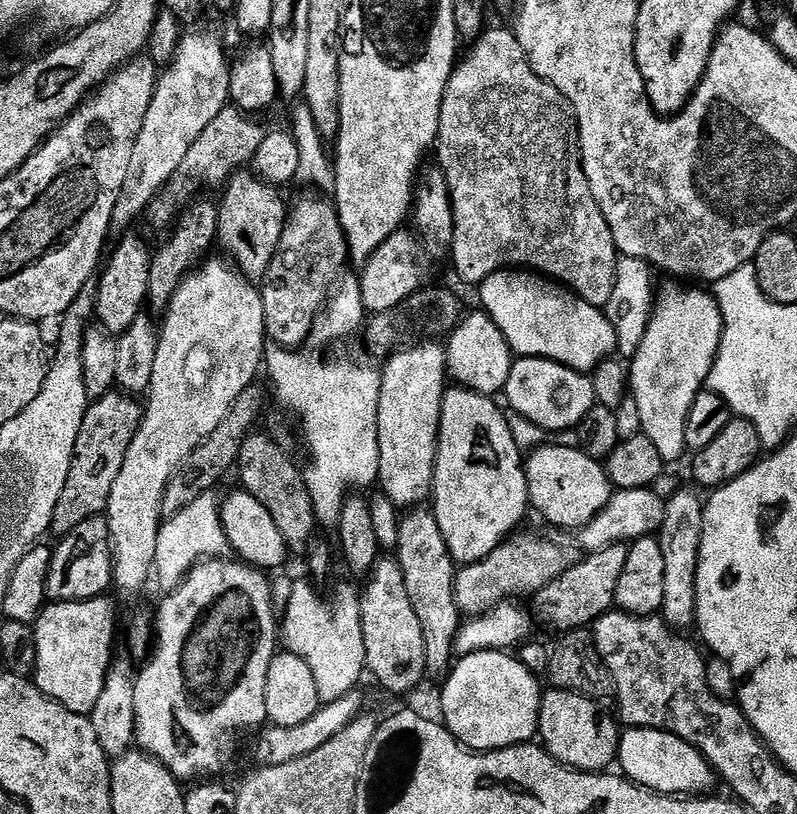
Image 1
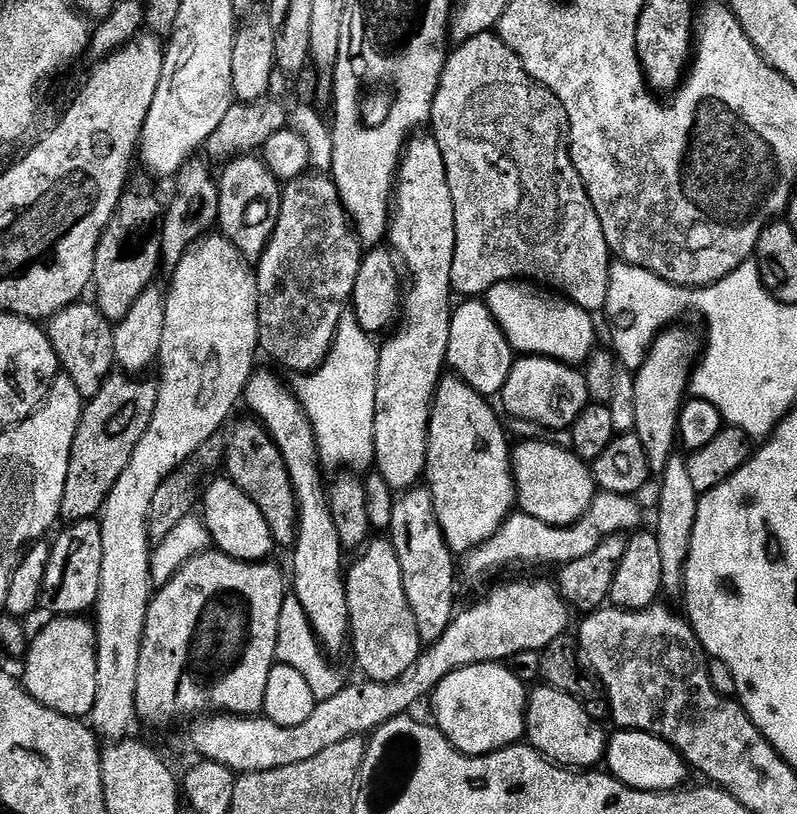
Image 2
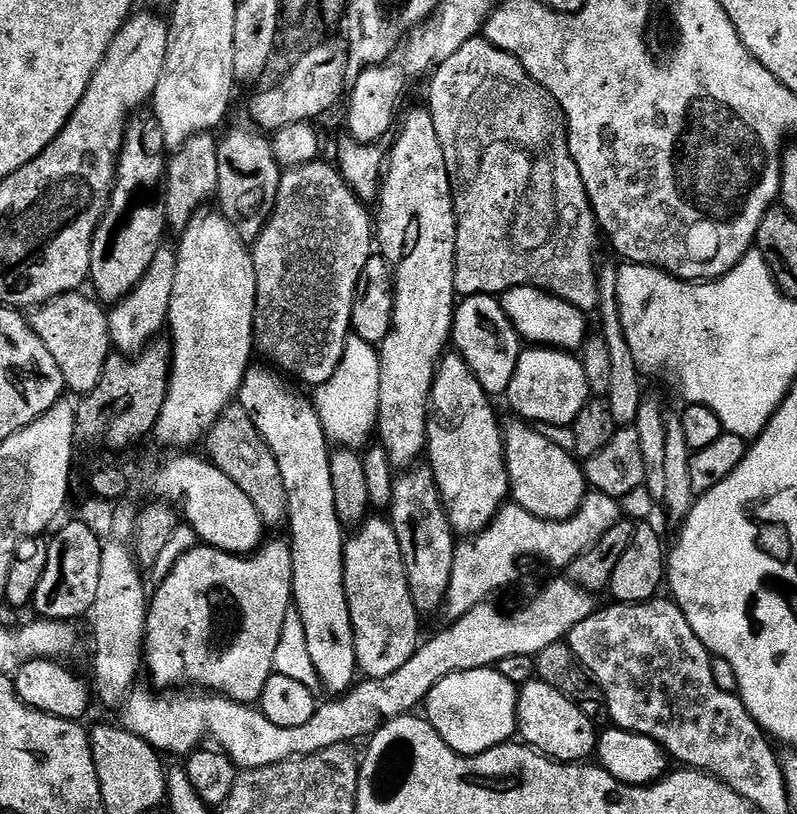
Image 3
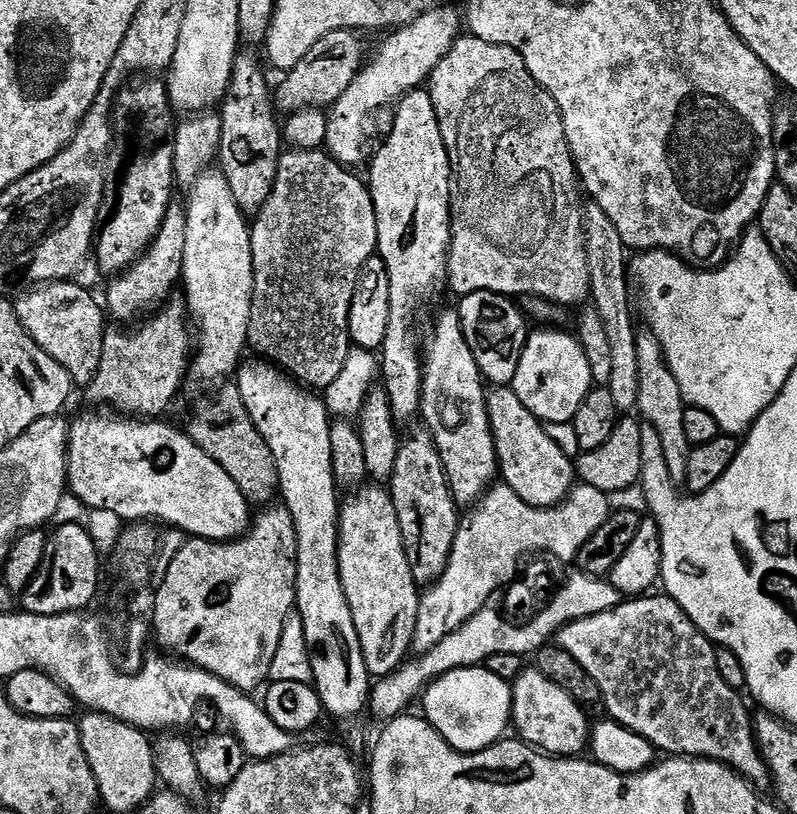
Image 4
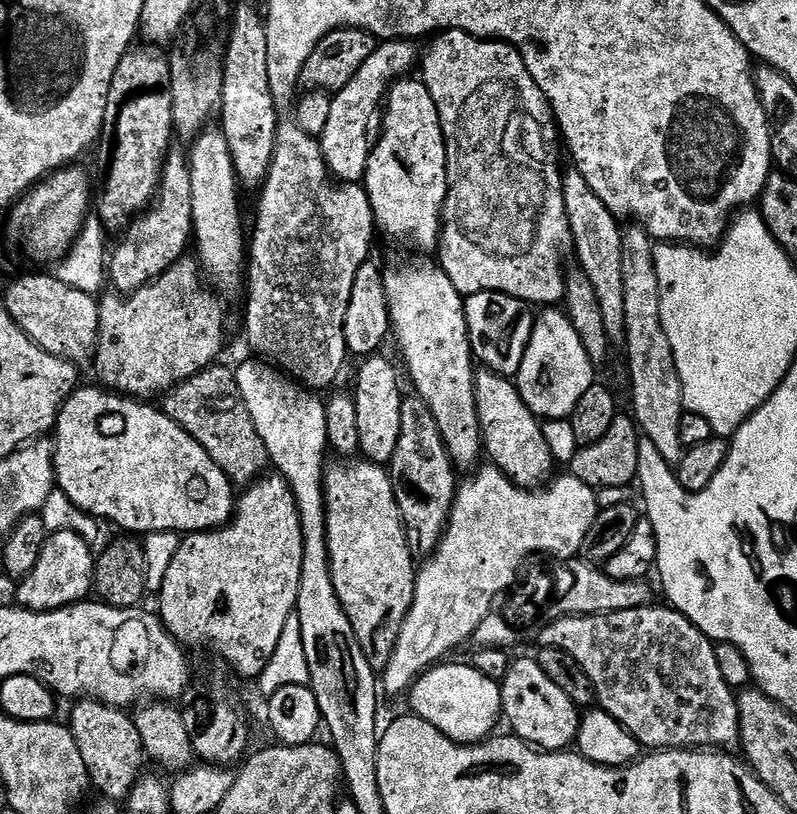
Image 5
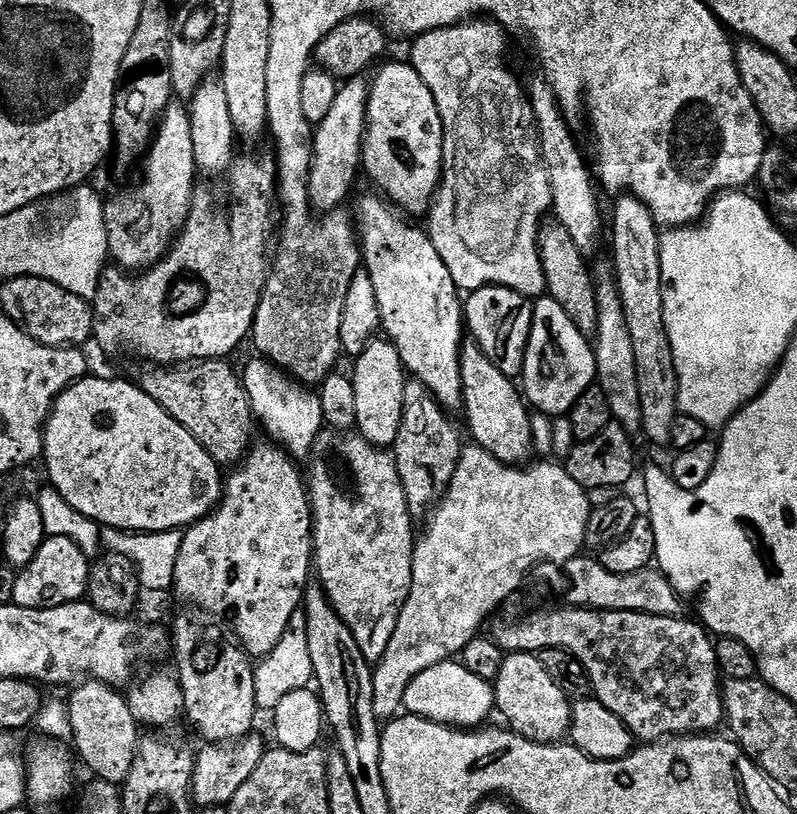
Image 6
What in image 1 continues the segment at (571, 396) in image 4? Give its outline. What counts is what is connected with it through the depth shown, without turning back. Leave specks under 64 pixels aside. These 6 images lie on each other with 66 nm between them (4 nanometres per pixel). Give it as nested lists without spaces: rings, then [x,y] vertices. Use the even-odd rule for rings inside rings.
[[[526,356],[513,363],[503,395],[508,396],[509,405],[507,404],[507,407],[511,411],[522,414],[522,418],[530,418],[530,422],[534,422],[534,426],[542,426],[549,434],[564,432],[567,428],[575,429],[582,422],[582,418],[586,418],[592,405],[597,403],[591,375],[576,372],[565,364],[559,364],[553,360],[542,360],[539,356]]]

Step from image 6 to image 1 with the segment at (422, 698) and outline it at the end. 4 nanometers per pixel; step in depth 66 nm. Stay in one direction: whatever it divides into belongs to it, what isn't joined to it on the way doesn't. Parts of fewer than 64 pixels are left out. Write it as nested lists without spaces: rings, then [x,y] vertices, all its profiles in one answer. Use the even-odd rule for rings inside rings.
[[[504,650],[475,652],[461,656],[443,683],[440,708],[444,711],[442,723],[465,748],[477,752],[496,752],[515,744],[527,744],[537,739],[540,731],[541,681],[515,655]]]

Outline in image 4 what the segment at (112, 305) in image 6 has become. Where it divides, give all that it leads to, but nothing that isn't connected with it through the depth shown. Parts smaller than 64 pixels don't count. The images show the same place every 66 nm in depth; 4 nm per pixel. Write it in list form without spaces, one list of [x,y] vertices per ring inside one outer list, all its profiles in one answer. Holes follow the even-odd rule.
[[[176,299],[165,303],[159,310],[144,318],[149,320],[141,319],[135,326],[105,327],[102,362],[98,362],[98,374],[94,374],[94,378],[86,386],[89,398],[96,403],[93,405],[107,406],[133,418],[163,417],[162,414],[171,406],[172,399],[179,394],[180,387],[184,384],[184,376],[186,380],[189,375],[190,361],[194,355],[194,332],[190,327],[188,309],[183,299]]]

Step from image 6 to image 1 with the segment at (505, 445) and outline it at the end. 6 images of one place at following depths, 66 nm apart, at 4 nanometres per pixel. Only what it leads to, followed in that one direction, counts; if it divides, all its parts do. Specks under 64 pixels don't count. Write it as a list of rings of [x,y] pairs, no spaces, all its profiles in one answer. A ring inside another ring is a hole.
[[[549,442],[537,448],[527,457],[524,465],[528,483],[528,502],[544,515],[548,524],[556,528],[579,530],[588,525],[612,497],[612,481],[603,463],[581,452],[579,447],[567,448],[564,444]]]

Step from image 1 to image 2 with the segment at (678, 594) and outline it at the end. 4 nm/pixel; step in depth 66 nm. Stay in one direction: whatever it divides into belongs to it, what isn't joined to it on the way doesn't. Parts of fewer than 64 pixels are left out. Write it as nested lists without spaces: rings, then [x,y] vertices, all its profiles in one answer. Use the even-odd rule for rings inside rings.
[[[680,454],[672,455],[669,464],[659,477],[661,502],[654,509],[654,516],[656,516],[654,531],[658,538],[658,550],[662,553],[662,582],[669,593],[671,591],[679,593],[683,589],[685,568],[692,549],[692,535],[702,495],[698,490],[694,490],[694,482],[690,478],[687,459],[683,455],[680,456]]]

